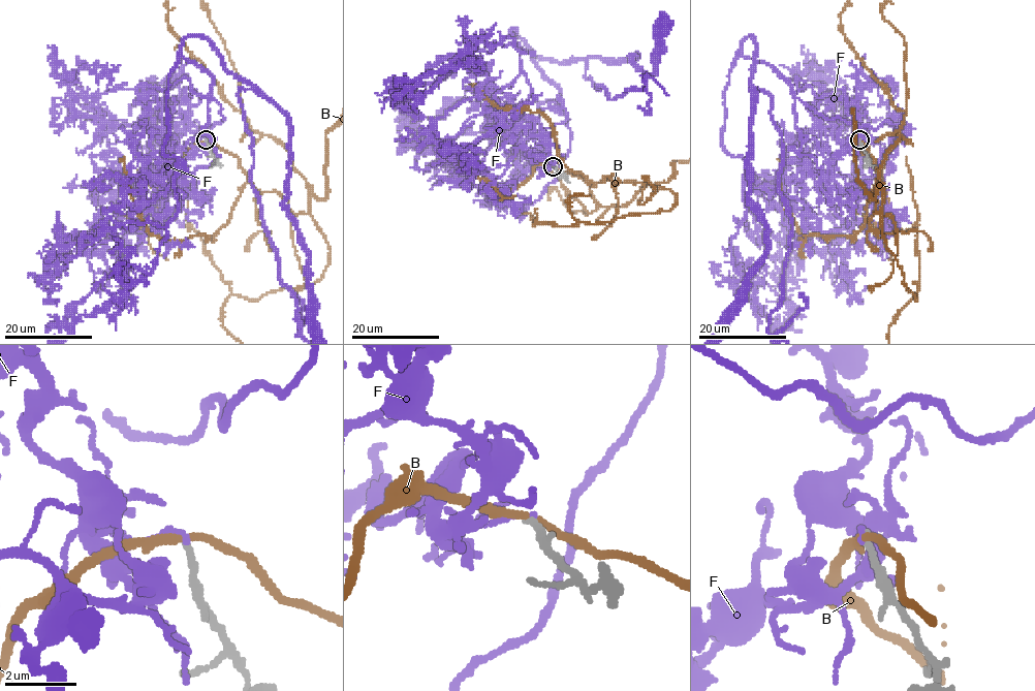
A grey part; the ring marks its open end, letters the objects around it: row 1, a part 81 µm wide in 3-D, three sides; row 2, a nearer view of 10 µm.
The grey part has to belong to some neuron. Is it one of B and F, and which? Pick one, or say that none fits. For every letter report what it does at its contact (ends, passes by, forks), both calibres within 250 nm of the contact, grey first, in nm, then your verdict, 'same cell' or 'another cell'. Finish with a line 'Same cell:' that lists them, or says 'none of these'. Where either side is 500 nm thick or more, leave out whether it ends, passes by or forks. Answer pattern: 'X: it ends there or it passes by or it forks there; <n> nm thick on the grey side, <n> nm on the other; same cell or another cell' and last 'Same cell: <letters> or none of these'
B: it passes by; 190 nm thick on the grey side, 200 nm on the other; another cell
F: it ends there; 190 nm thick on the grey side, 140 nm on the other; another cell
Same cell: none of these

